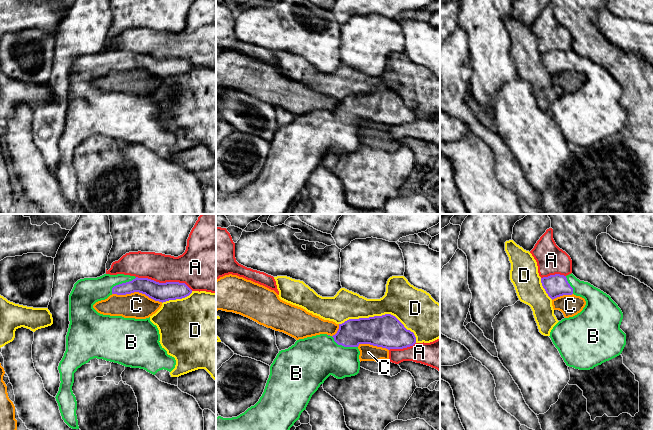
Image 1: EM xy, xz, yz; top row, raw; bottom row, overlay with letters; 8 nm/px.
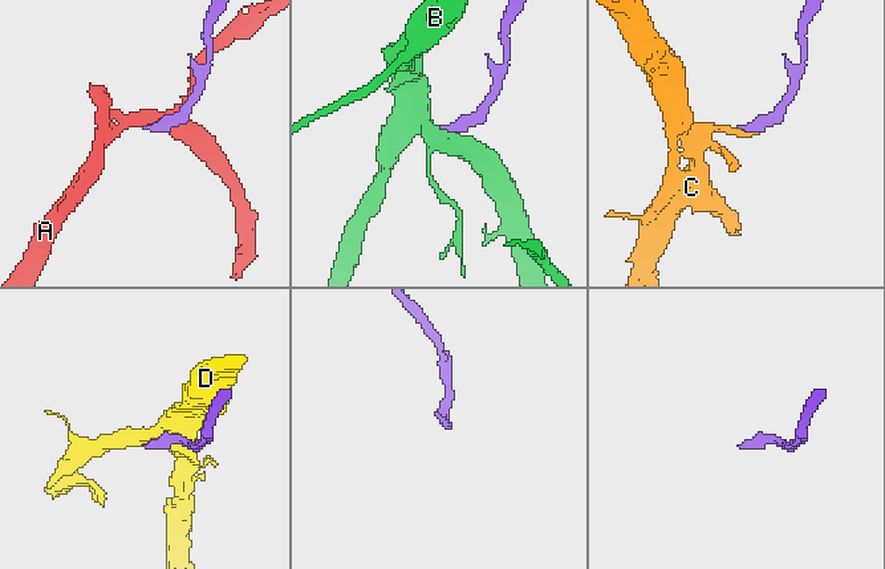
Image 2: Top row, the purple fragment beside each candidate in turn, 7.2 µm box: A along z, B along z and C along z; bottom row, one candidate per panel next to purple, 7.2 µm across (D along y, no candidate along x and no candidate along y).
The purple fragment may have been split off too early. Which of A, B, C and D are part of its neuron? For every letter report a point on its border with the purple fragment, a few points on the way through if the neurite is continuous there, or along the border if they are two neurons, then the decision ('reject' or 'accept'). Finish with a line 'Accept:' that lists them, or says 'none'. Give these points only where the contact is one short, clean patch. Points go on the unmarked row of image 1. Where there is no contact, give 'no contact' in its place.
A: meets purple in xy at (164, 59); reject
B: meets purple in xy at (122, 59); runs through xy (152, 65), (144, 61), (122, 59), (107, 60), (92, 66); accept
C: meets purple in xy at (137, 67); reject
D: meets purple in xz at (381, 92); reject
Accept: B

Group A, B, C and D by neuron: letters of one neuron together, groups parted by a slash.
A / B / C / D

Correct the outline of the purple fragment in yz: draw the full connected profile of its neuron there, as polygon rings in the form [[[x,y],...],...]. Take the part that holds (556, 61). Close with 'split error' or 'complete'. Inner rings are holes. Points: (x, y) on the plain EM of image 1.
[[[572,49],[541,54],[548,72],[553,76],[563,71],[576,71],[585,75],[586,81],[577,91],[564,94],[551,106],[550,114],[567,142],[590,146],[619,132],[626,121],[626,110],[620,105],[623,89],[609,71],[588,58],[580,57]]]; split error

